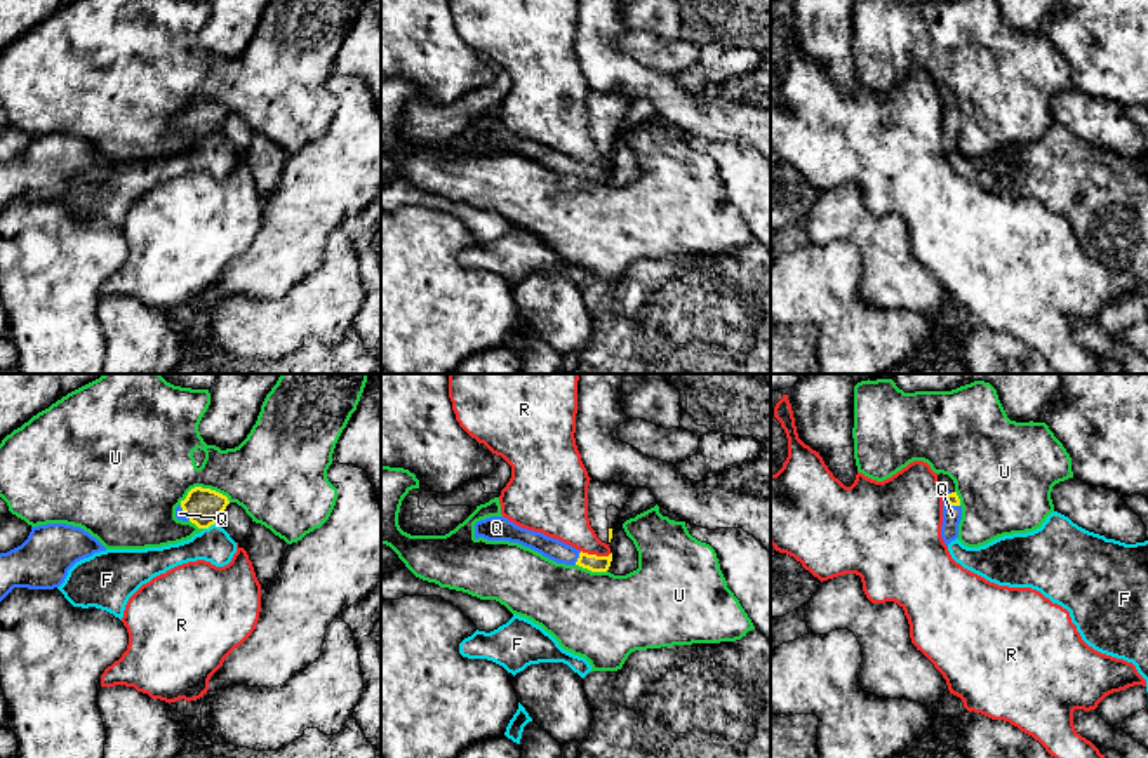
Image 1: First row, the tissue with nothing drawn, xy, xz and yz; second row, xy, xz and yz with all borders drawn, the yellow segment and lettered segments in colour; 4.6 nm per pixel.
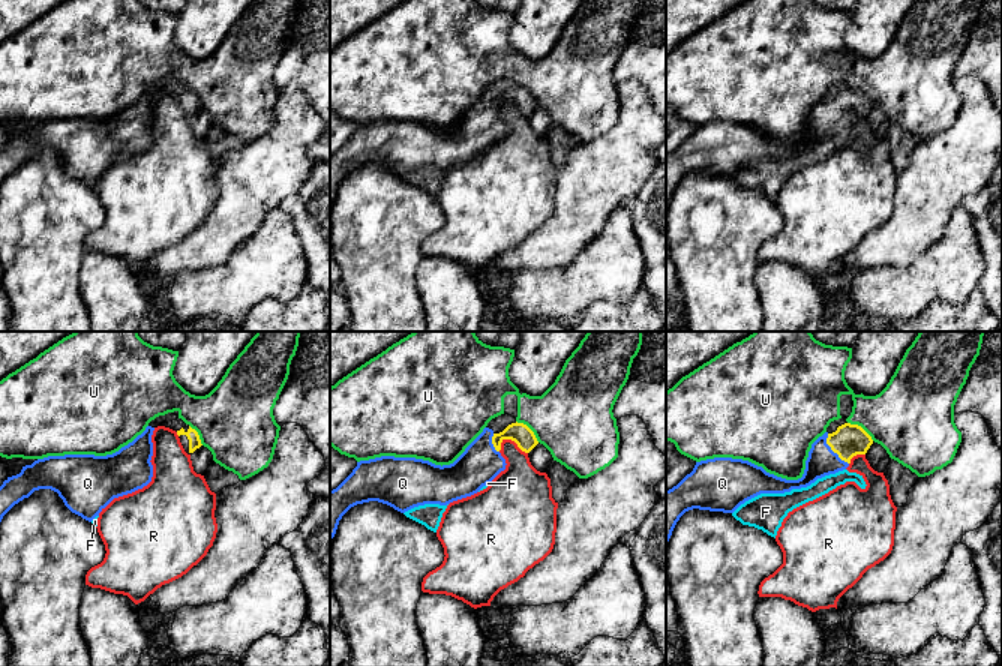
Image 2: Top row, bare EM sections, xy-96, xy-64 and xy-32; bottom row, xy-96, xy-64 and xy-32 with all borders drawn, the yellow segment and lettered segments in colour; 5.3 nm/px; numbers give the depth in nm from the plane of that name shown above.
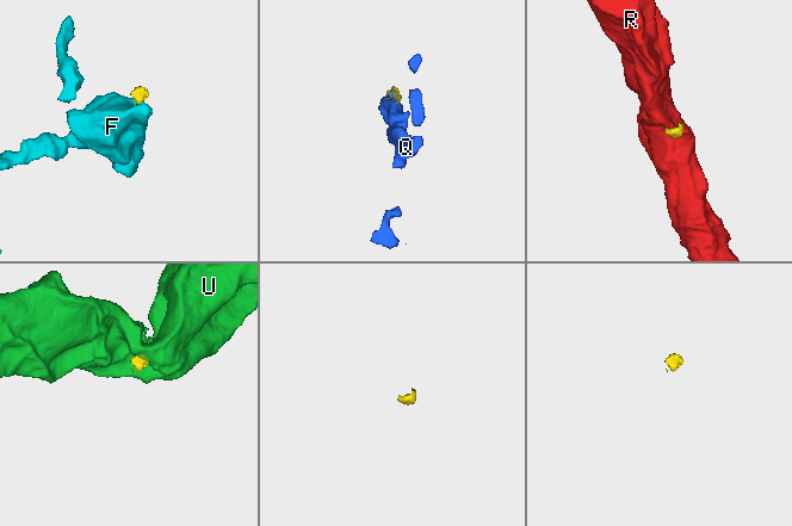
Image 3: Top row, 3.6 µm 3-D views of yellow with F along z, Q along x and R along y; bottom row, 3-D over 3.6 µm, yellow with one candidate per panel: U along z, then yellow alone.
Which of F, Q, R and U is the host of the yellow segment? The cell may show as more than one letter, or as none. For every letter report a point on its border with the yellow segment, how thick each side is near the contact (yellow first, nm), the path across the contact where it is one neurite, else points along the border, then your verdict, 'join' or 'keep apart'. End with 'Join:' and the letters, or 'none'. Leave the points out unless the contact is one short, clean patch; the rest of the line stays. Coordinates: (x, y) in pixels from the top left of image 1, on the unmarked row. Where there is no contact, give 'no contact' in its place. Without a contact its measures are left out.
F: xy (209, 136) | 170/160 nm | along xy (214, 132), (204, 139) | keep apart
Q: xz (578, 169) | 80/100 nm | across xz (592, 172), (578, 169), (555, 160) | join
R: xz (595, 166) | 80/240 nm | along xz (581, 160), (592, 166), (611, 164) | keep apart
U: xy (202, 99) | 170/400 nm | along xy (230, 112), (214, 101), (193, 98), (180, 115) | keep apart
Join: Q

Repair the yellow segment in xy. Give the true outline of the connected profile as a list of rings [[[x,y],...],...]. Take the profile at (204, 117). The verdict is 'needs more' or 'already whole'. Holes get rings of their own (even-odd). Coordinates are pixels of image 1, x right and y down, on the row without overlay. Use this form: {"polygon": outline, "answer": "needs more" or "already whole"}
{"polygon": [[[195,97],[176,118],[176,129],[183,132],[190,130],[198,139],[209,139],[219,132],[228,115],[230,111],[226,106],[210,99]]], "answer": "needs more"}

